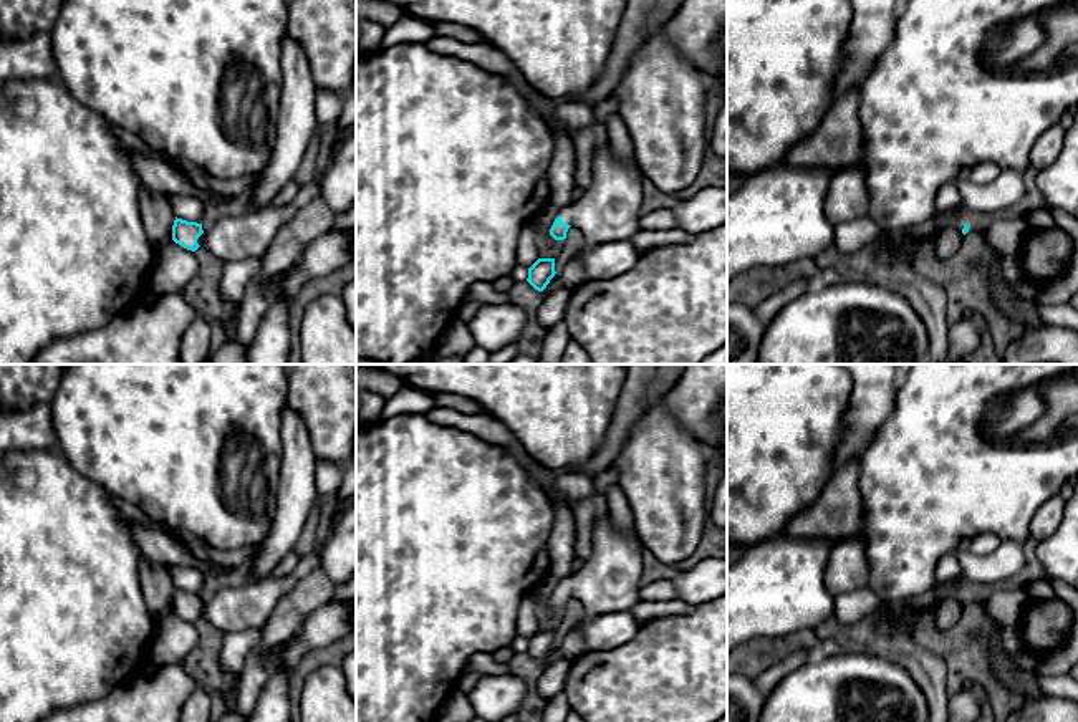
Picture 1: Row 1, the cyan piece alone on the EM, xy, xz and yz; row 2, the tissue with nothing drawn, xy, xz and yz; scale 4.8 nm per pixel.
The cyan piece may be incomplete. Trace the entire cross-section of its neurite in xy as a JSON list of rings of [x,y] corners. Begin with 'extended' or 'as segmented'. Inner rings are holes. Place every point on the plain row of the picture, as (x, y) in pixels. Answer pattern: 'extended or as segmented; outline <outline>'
extended; outline [[[321,551],[300,558],[296,568],[286,576],[268,576],[262,581],[222,581],[205,594],[174,591],[172,611],[195,623],[199,618],[209,621],[222,633],[240,633],[263,628],[278,599],[293,585],[321,566]]]

